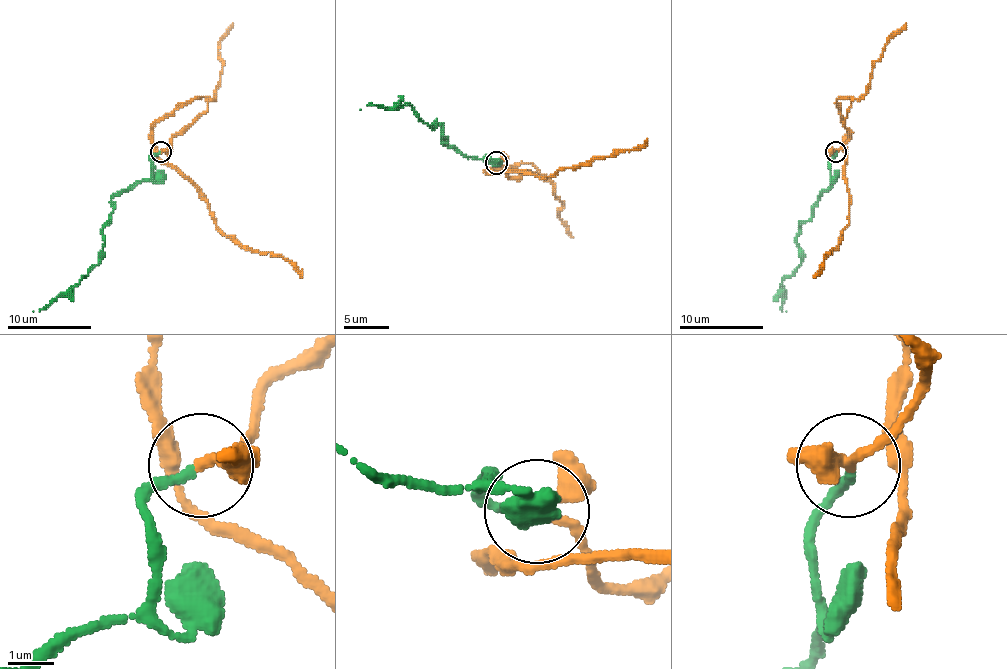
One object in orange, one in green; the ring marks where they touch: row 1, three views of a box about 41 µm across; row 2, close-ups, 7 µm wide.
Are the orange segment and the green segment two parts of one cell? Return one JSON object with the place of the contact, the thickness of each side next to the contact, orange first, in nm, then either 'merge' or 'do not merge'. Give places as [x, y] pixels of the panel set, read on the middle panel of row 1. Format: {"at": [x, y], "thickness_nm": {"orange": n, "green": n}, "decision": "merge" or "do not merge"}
{"at": [496, 163], "thickness_nm": {"orange": 220, "green": 190}, "decision": "merge"}

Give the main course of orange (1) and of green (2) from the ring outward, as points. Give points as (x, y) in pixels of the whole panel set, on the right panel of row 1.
1: (836, 151), (849, 139), (845, 128), (851, 99), (841, 97), (836, 103), (847, 128), (849, 223), (813, 277)
2: (836, 151), (832, 158), (830, 185), (799, 229), (796, 246), (801, 265), (782, 282), (782, 311), (786, 311)

